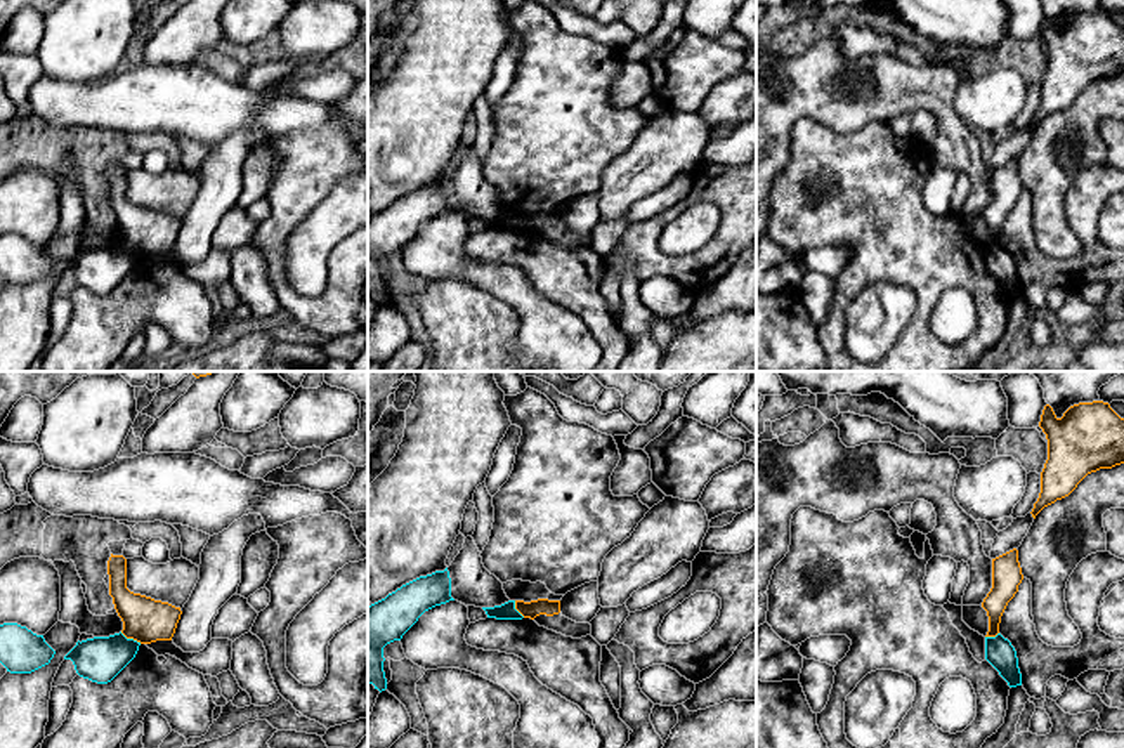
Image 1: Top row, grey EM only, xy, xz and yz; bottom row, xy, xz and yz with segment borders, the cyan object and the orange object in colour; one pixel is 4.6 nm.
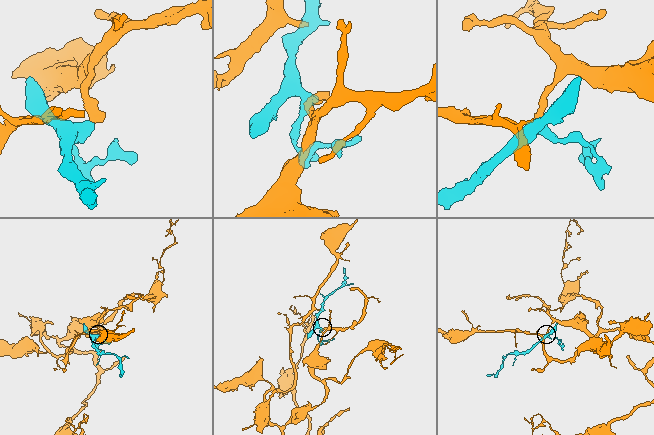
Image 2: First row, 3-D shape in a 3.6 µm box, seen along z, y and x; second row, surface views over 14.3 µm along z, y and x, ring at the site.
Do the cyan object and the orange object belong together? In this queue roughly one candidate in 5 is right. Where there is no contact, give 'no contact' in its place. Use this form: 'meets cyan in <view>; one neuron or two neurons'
meets cyan in xy; two neurons

